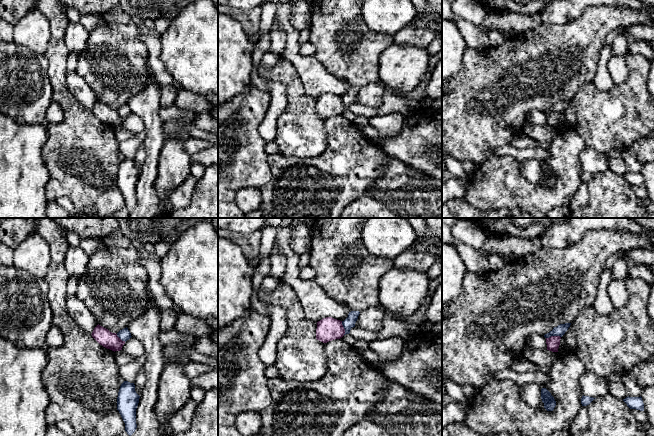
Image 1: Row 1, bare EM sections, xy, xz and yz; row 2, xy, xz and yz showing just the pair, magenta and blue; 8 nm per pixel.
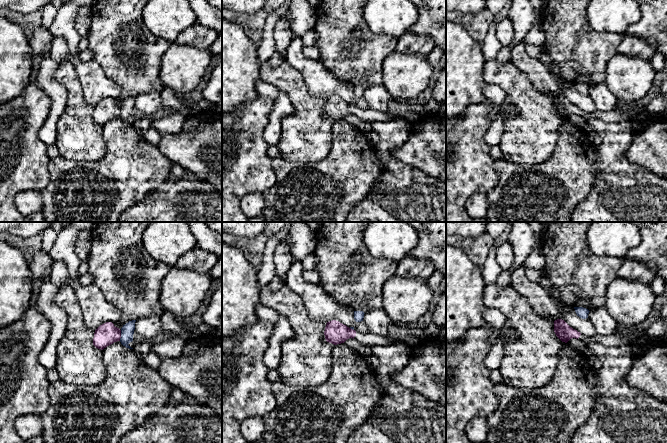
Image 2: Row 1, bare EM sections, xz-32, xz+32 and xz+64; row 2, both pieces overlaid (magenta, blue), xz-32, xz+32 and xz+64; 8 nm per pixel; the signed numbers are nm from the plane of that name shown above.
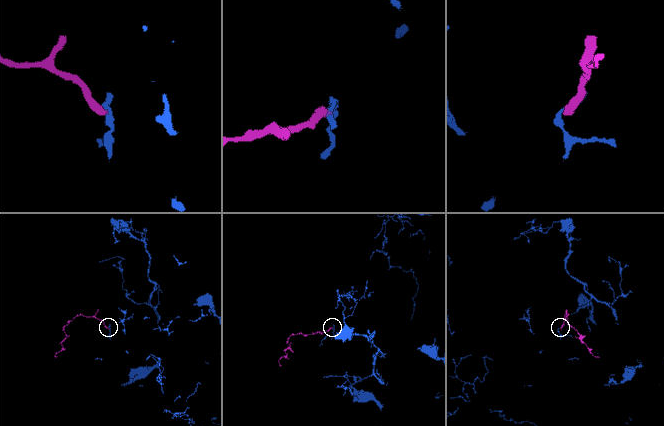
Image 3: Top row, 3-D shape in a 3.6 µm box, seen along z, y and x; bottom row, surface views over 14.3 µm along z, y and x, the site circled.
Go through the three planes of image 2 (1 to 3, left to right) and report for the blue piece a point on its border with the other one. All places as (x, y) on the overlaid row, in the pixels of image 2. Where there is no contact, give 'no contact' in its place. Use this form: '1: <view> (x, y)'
1: xz-32 (120, 335)
2: xz+32 (352, 329)
3: no contact

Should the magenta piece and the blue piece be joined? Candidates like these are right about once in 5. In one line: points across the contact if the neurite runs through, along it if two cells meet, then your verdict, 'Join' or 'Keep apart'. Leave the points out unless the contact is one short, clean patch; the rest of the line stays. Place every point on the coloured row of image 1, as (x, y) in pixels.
Boundary: yz (560, 336), (549, 336), (546, 338). Keep apart

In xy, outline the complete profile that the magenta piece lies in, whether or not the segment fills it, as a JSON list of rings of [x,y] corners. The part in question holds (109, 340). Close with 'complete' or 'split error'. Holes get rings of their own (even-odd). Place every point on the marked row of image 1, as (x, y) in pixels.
[[[99,324],[94,328],[91,335],[100,345],[114,352],[122,350],[125,344],[125,341],[122,341],[116,333],[110,332]]]; complete

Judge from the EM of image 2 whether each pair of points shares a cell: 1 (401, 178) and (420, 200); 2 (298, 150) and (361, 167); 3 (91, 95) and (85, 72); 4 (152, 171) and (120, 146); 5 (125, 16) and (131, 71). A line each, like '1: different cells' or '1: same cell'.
1: same cell
2: different cells
3: same cell
4: same cell
5: same cell

